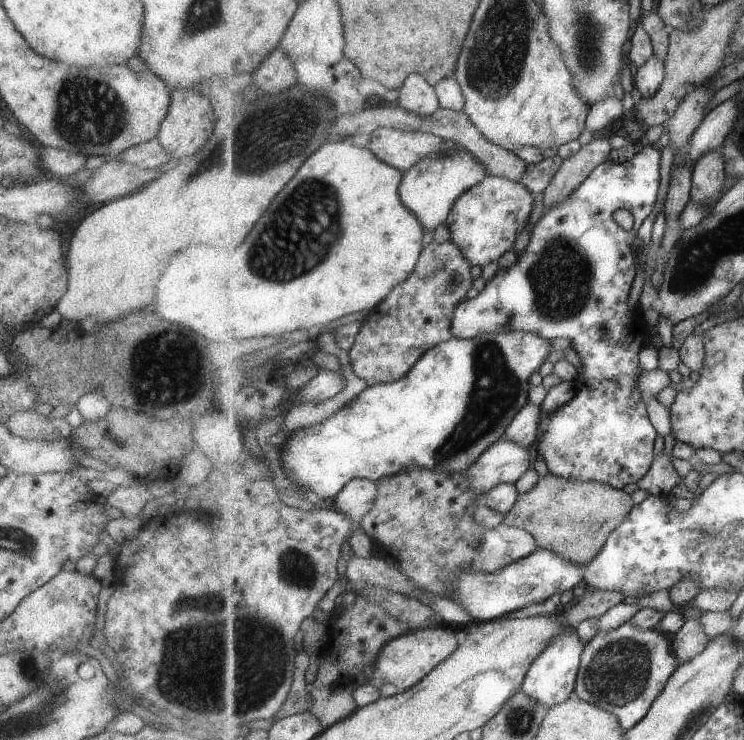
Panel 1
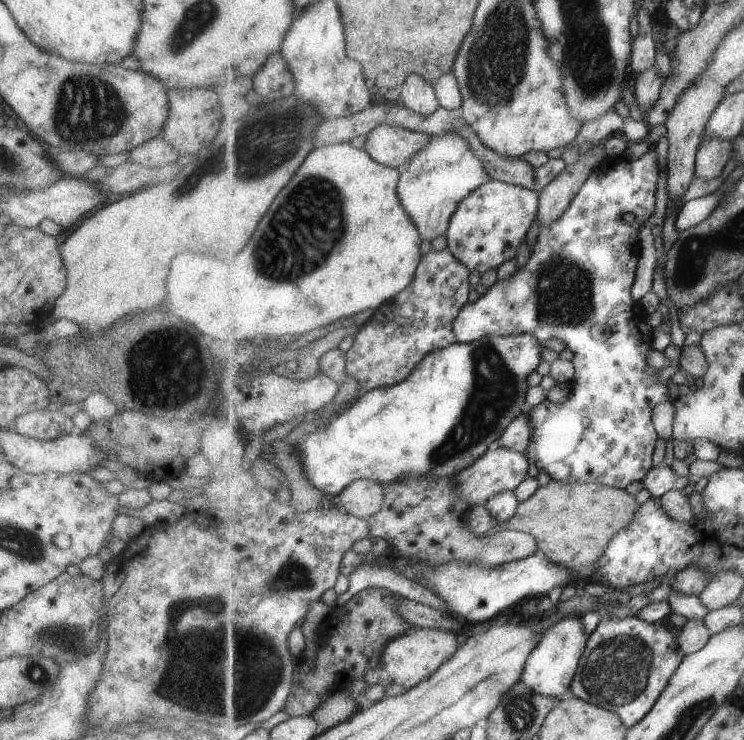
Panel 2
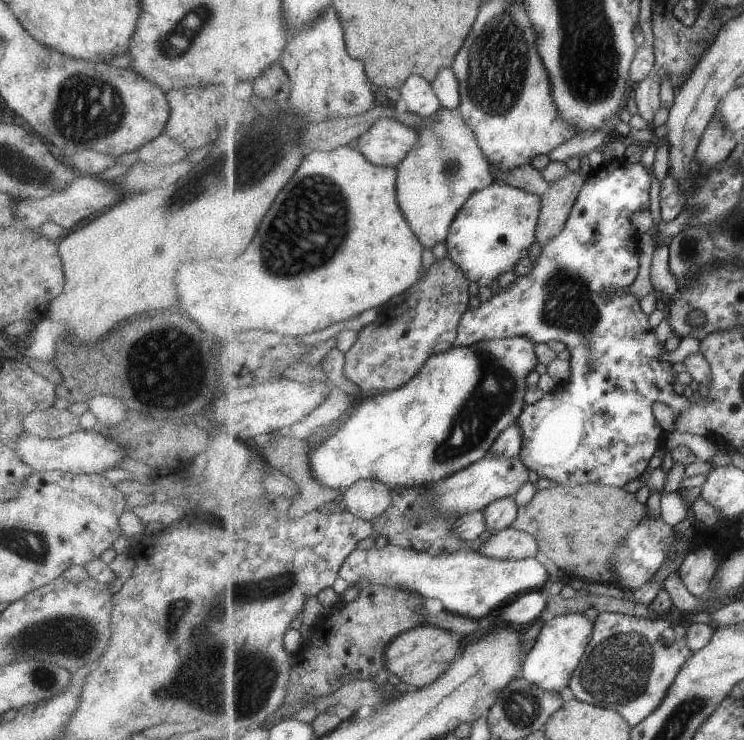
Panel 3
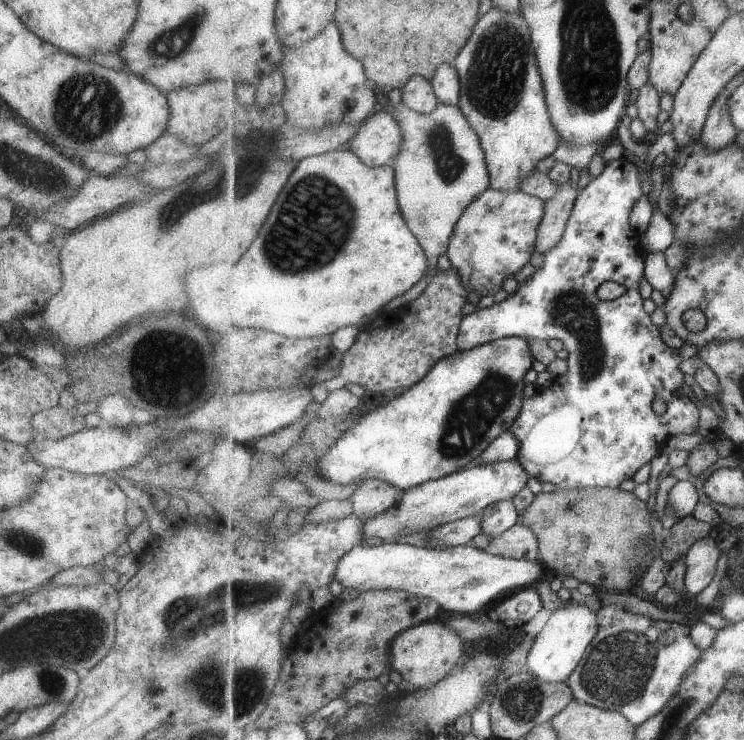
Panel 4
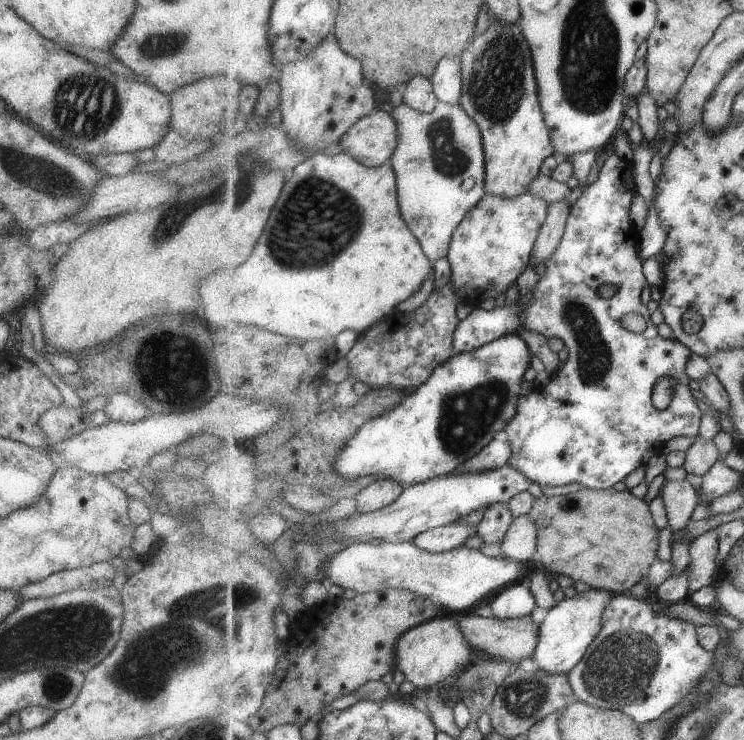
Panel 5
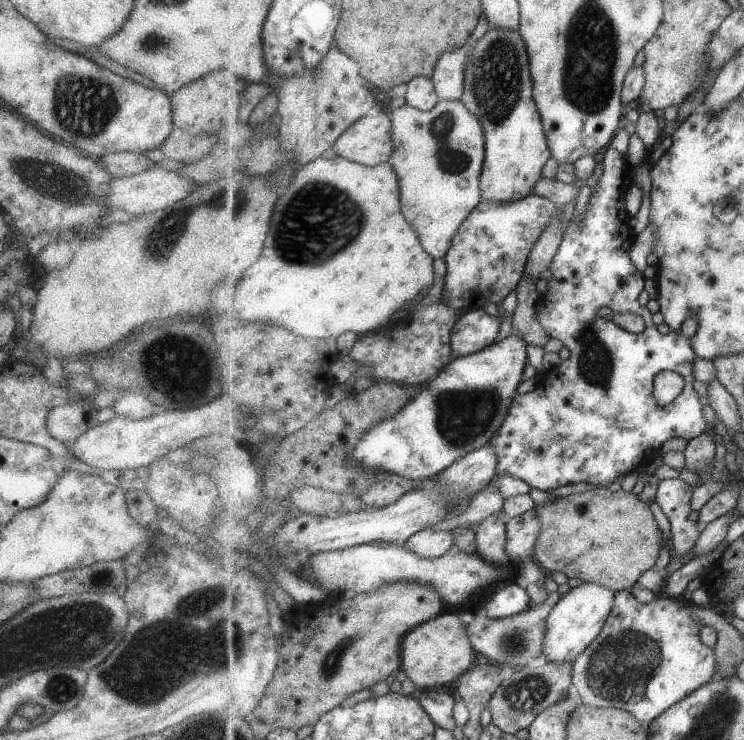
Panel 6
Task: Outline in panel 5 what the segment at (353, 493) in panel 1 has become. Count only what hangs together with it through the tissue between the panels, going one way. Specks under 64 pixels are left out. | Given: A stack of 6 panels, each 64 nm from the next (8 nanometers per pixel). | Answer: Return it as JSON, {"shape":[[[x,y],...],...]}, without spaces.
{"shape":[[[372,479],[364,482],[364,489],[356,496],[356,513],[365,514],[393,504],[405,487],[393,479]]]}

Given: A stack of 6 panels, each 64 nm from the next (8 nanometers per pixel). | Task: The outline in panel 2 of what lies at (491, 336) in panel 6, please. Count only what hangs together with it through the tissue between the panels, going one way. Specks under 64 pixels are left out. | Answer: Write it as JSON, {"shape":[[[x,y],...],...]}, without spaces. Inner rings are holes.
{"shape":[[[650,146],[641,158],[632,160],[624,156],[617,158],[607,158],[590,176],[588,182],[585,182],[577,197],[572,201],[572,204],[565,210],[565,213],[557,220],[543,227],[538,236],[535,244],[532,247],[531,254],[527,263],[518,268],[518,270],[505,278],[495,282],[488,291],[481,295],[475,302],[469,302],[466,306],[461,308],[460,314],[454,322],[454,334],[456,341],[459,343],[469,343],[476,339],[482,338],[484,335],[498,336],[498,335],[521,335],[524,333],[533,334],[537,339],[544,342],[546,340],[556,338],[563,341],[573,351],[574,363],[577,373],[572,382],[572,394],[568,400],[562,404],[550,404],[544,400],[539,405],[531,408],[529,412],[532,421],[533,437],[532,442],[529,444],[528,450],[525,451],[535,469],[542,469],[552,478],[557,481],[576,484],[576,483],[600,483],[608,485],[617,489],[625,489],[631,482],[641,481],[648,476],[648,473],[653,468],[653,450],[655,450],[655,442],[660,435],[657,433],[655,426],[652,422],[652,411],[656,405],[660,403],[673,403],[676,399],[667,398],[666,384],[656,382],[656,373],[658,370],[650,368],[645,362],[647,352],[652,349],[651,341],[653,340],[653,330],[648,325],[648,315],[645,310],[641,308],[641,304],[632,298],[632,287],[636,282],[638,266],[641,262],[640,259],[640,246],[639,246],[639,232],[643,227],[645,220],[649,220],[655,212],[655,204],[657,204],[657,180],[661,178],[659,174],[659,162],[657,162],[657,152]],[[632,213],[635,218],[632,224],[625,224],[621,220],[621,214]]]}

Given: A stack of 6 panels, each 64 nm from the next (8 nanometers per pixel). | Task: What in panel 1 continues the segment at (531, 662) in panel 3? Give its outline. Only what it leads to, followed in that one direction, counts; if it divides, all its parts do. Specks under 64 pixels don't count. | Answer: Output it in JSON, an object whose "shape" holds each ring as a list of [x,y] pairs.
{"shape":[[[567,625],[565,634],[559,636],[553,644],[548,644],[547,648],[541,652],[541,656],[537,660],[533,660],[522,686],[523,692],[535,702],[553,707],[572,698],[575,686],[577,686],[585,647],[586,644],[579,639],[576,628]]]}

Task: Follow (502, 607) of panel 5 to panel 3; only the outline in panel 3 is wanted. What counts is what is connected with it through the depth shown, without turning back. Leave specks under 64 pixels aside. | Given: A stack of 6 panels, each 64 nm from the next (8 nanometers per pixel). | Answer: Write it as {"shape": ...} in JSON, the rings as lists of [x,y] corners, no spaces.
{"shape":[[[532,591],[522,595],[510,606],[500,610],[503,612],[503,618],[511,624],[519,624],[522,628],[531,625],[548,608],[547,596],[543,591]]]}

